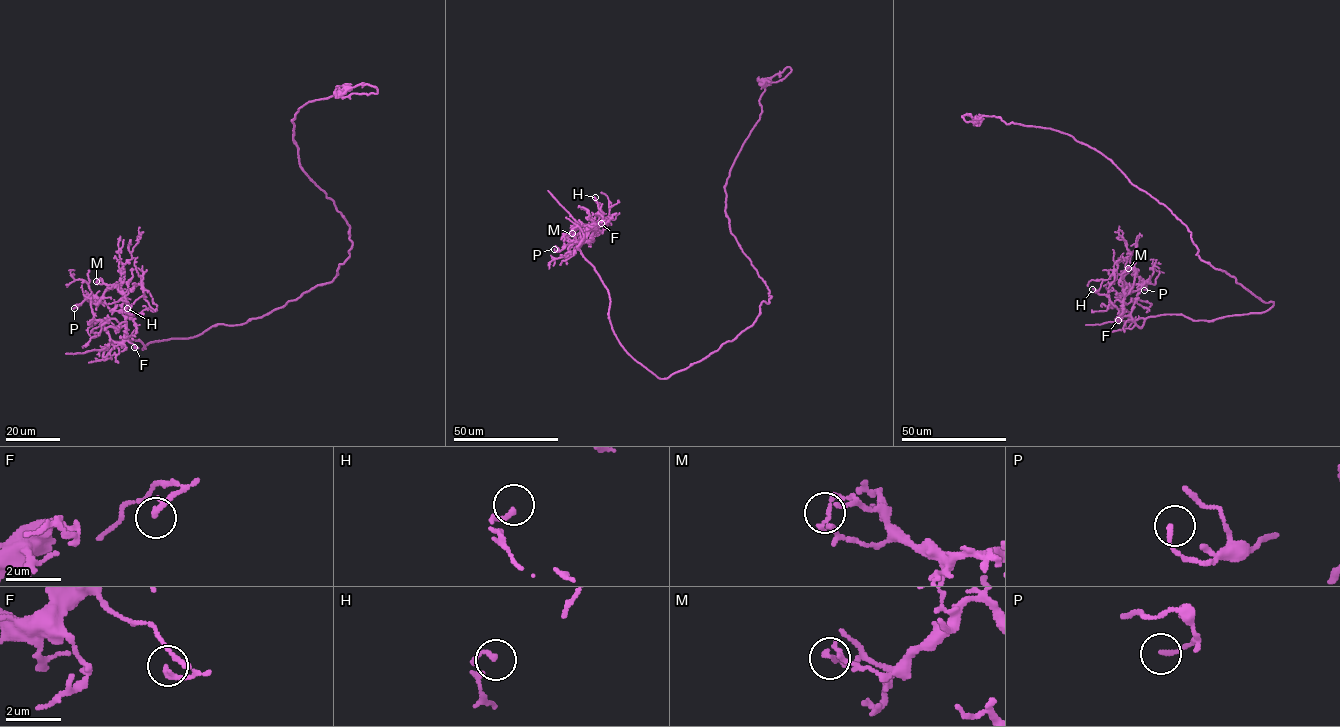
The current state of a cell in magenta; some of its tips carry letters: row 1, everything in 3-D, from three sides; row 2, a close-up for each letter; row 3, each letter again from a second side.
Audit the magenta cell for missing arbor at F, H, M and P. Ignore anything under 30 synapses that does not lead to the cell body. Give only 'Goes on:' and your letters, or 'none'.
Goes on: none

